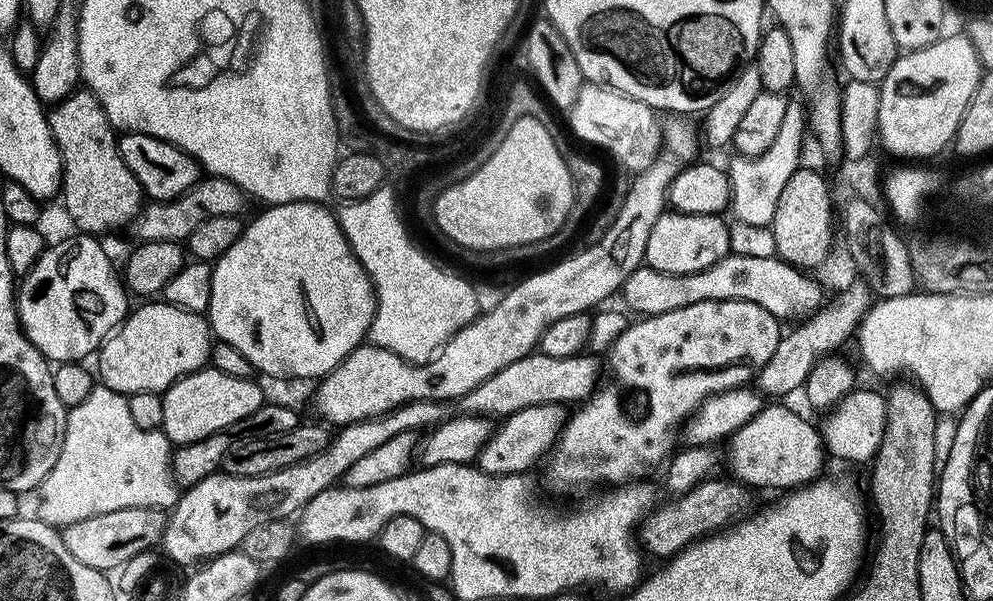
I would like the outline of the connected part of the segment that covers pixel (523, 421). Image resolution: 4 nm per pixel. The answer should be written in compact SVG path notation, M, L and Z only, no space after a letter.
M547 403L523 408L512 413L503 421L500 429L484 445L478 456L478 468L491 476L515 476L527 473L528 467L557 442L557 437L565 425L566 412L559 403Z

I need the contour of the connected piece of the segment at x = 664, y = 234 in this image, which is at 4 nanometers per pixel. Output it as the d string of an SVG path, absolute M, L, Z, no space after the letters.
M669 211L655 222L646 242L644 259L649 268L672 275L702 271L730 252L729 225L721 215L692 215Z

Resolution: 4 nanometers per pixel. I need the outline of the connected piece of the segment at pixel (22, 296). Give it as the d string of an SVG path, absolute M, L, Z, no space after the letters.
M25 273L21 280L16 293L20 326L31 344L54 364L85 361L119 327L130 310L129 295L118 274L32 276Z

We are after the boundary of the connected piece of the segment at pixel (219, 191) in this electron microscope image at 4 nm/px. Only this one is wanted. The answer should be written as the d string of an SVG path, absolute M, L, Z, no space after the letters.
M209 175L178 199L151 201L142 209L138 217L140 237L143 241L172 241L182 242L192 236L194 230L210 217L240 216L248 203L247 193L221 176Z

